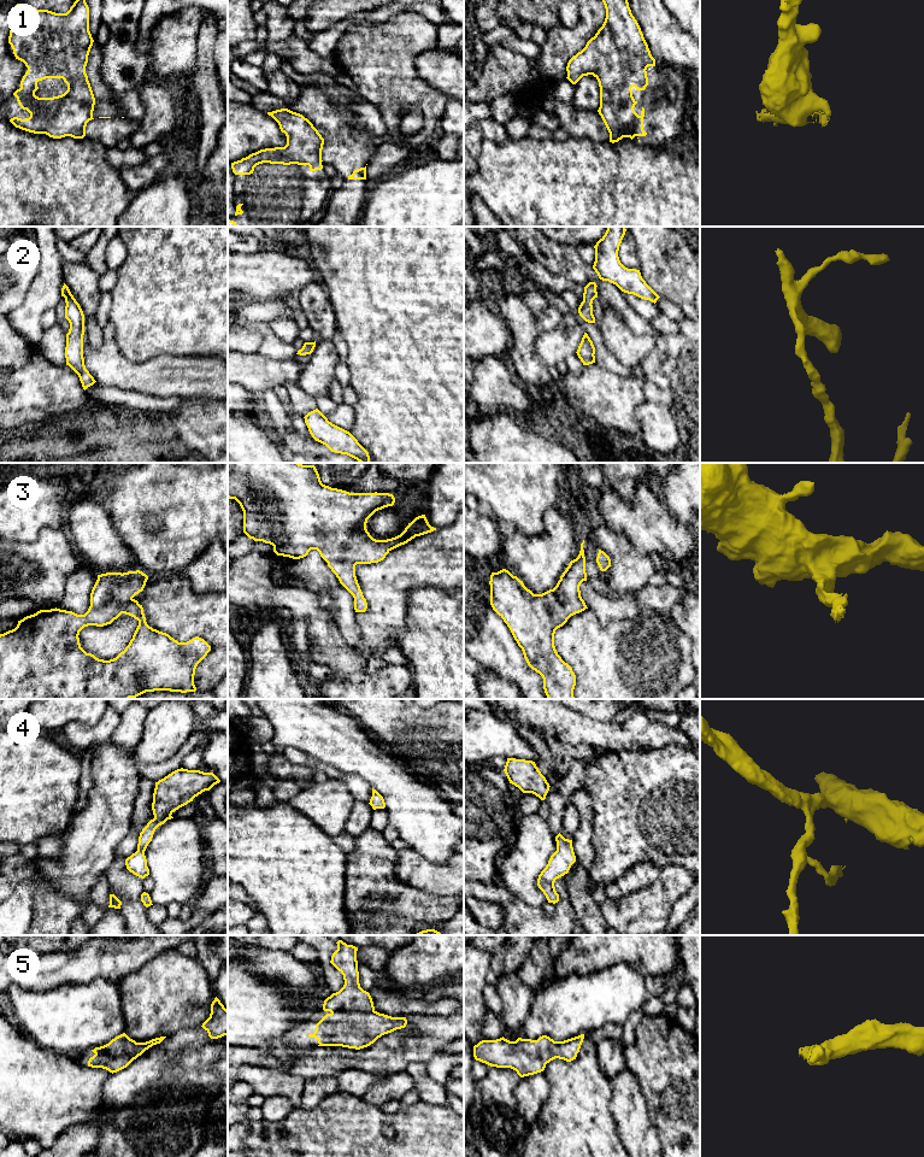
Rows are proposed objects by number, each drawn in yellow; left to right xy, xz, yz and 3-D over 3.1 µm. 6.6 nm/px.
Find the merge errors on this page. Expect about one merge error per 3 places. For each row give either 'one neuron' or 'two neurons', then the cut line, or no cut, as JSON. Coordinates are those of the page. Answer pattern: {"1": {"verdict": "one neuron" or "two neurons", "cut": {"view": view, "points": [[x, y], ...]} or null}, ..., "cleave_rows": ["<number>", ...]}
{"1": {"verdict": "two neurons", "cut": {"view": "yz", "points": [[625, 128], [633, 131], [633, 137]]}}, "2": {"verdict": "one neuron", "cut": null}, "3": {"verdict": "one neuron", "cut": null}, "4": {"verdict": "one neuron", "cut": null}, "5": {"verdict": "one neuron", "cut": null}, "cleave_rows": ["1"]}

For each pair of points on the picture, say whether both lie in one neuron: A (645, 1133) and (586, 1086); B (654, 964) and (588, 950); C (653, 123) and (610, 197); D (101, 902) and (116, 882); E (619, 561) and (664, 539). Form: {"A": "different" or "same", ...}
{"A": "different", "B": "same", "C": "different", "D": "different", "E": "different"}

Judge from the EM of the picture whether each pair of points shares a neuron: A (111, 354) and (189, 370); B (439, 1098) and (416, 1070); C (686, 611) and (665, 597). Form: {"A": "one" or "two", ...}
{"A": "one", "B": "one", "C": "two"}

